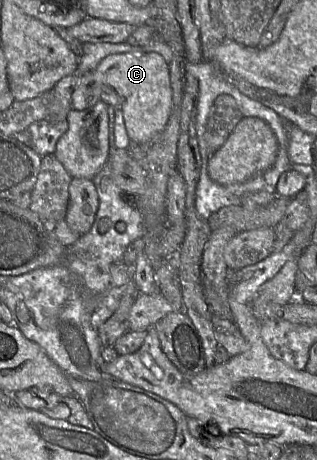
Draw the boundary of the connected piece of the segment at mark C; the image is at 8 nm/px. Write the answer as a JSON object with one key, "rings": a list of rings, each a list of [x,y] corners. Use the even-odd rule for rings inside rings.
{"rings":[[[131,52],[106,56],[94,70],[79,74],[72,92],[72,108],[84,110],[93,106],[101,100],[105,86],[113,88],[122,99],[121,110],[131,143],[148,143],[164,130],[172,113],[173,94],[169,66],[161,54]]]}

